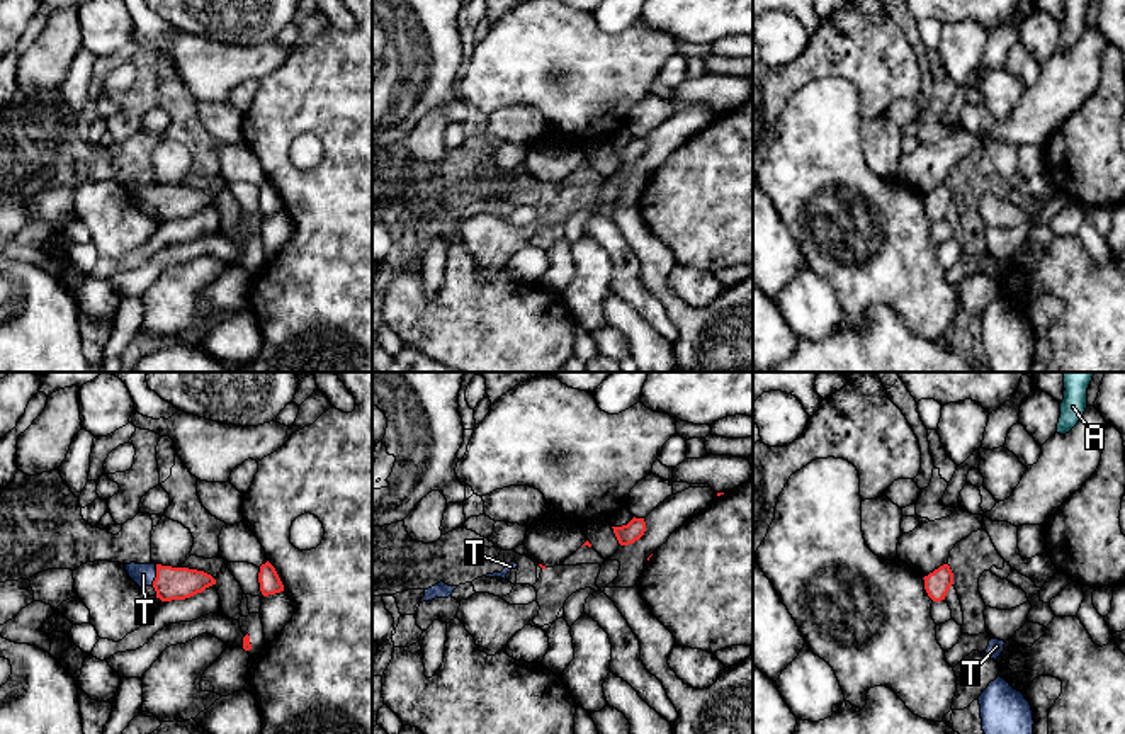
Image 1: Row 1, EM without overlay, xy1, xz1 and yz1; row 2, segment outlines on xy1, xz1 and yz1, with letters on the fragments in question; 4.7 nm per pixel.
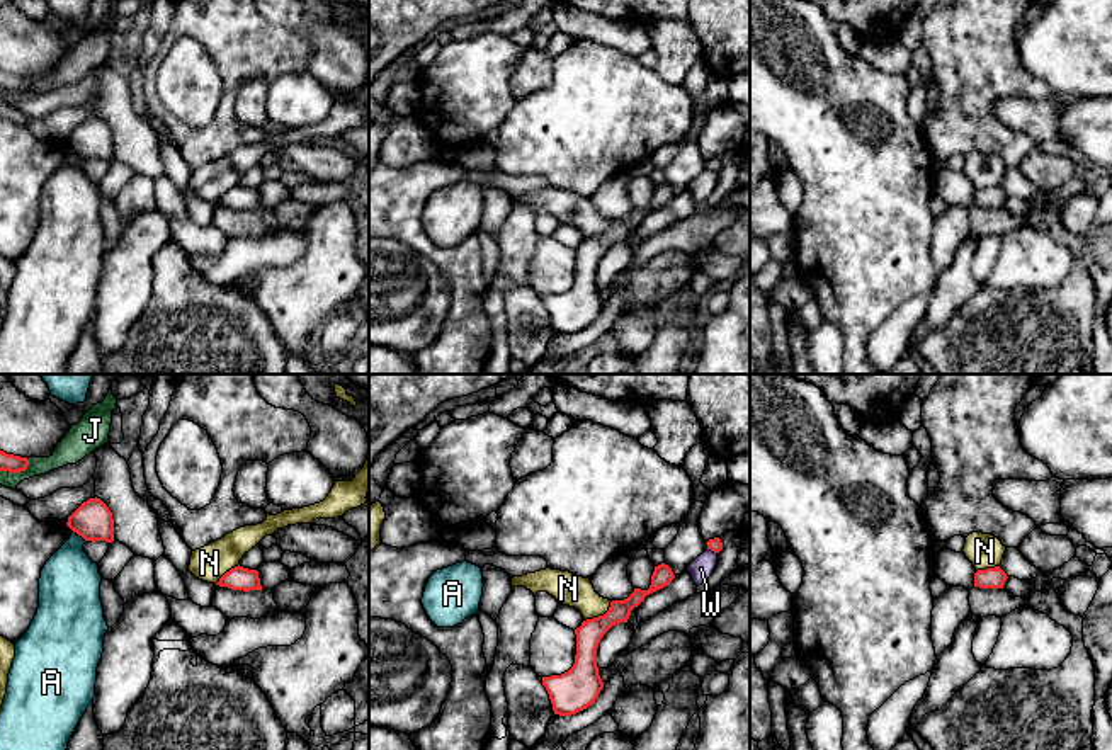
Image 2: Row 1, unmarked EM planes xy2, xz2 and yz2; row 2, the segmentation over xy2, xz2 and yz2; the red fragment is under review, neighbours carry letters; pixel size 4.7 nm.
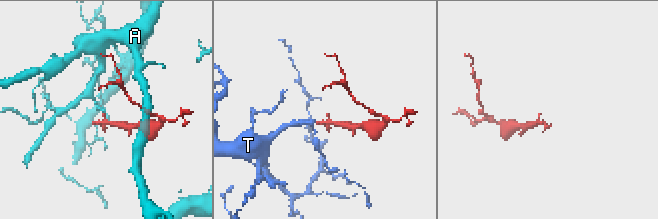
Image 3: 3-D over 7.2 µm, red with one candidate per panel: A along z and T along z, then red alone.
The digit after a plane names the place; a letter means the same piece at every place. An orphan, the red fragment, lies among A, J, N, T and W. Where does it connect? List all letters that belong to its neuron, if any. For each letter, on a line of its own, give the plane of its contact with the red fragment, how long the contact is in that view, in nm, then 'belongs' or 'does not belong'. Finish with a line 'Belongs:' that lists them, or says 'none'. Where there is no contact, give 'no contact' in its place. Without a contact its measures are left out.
A: xy2 | 140 nm | does not belong
J: xy2 | 160 nm | does not belong
N: xz2 | 170 nm | does not belong
T: xy1 | 110 nm | belongs
W: xz2 | 60 nm | does not belong
Belongs: T

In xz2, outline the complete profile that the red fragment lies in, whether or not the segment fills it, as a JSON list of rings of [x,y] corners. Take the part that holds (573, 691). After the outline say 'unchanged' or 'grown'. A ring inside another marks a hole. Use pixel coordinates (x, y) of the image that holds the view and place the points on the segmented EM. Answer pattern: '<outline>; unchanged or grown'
[[[665,563],[655,566],[648,590],[634,588],[624,600],[612,600],[604,616],[587,619],[576,634],[576,655],[573,667],[561,673],[542,677],[553,711],[559,716],[576,714],[595,702],[604,682],[597,667],[597,648],[604,634],[619,622],[627,622],[631,611],[638,607],[646,595],[667,587],[675,578],[672,568]]]; unchanged

